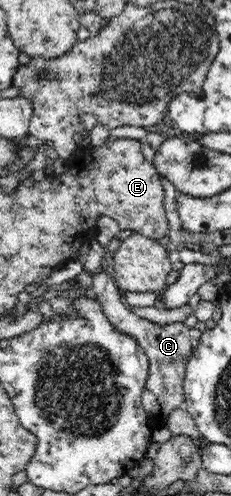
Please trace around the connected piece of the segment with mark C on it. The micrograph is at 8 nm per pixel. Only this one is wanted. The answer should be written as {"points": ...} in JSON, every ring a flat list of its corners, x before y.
{"points":[[109,270,93,275,93,289,96,294,95,299,101,304,101,309,111,326,121,334,135,338,141,350,145,352,150,364,149,375,142,393,142,405,153,427,165,427,169,413,185,403,186,365,194,348,191,345,191,322,153,323,139,317,121,302,122,290,115,285]]}

